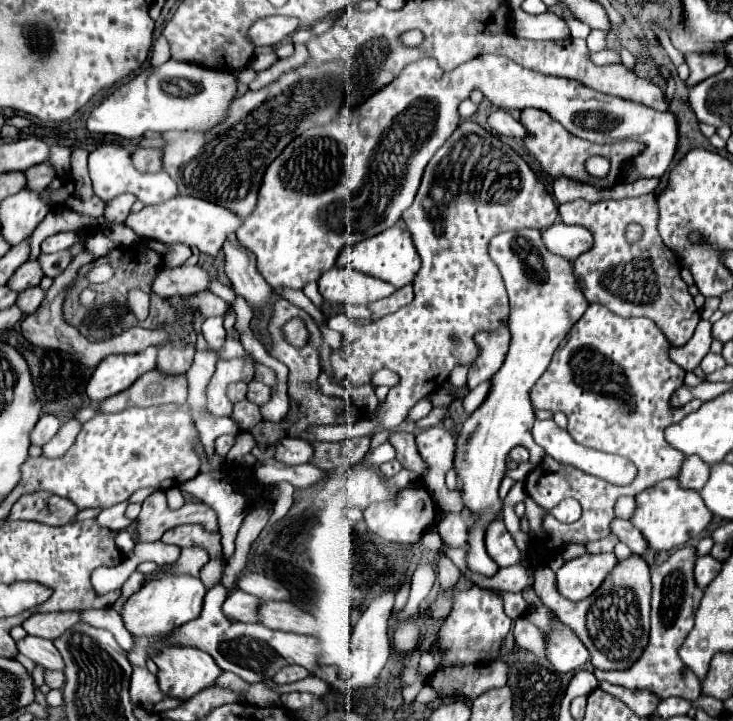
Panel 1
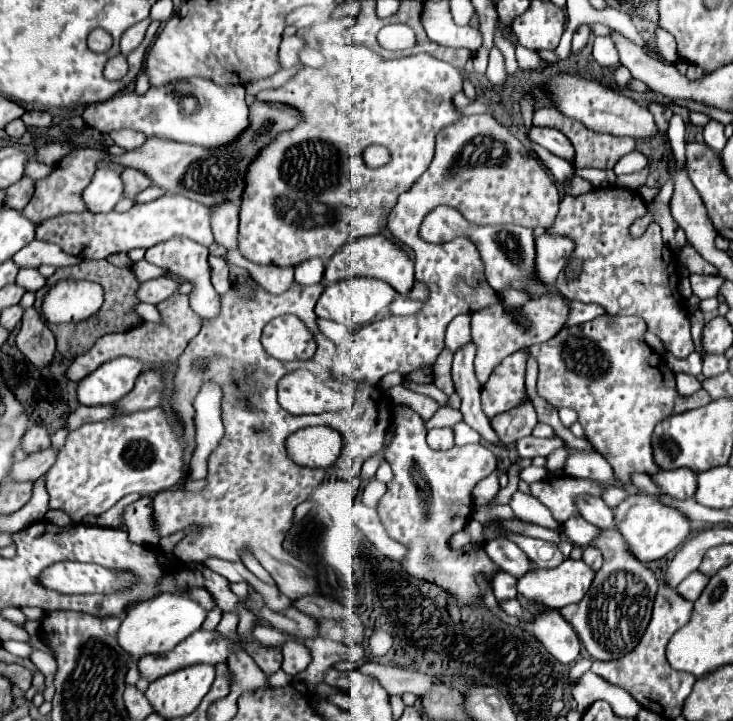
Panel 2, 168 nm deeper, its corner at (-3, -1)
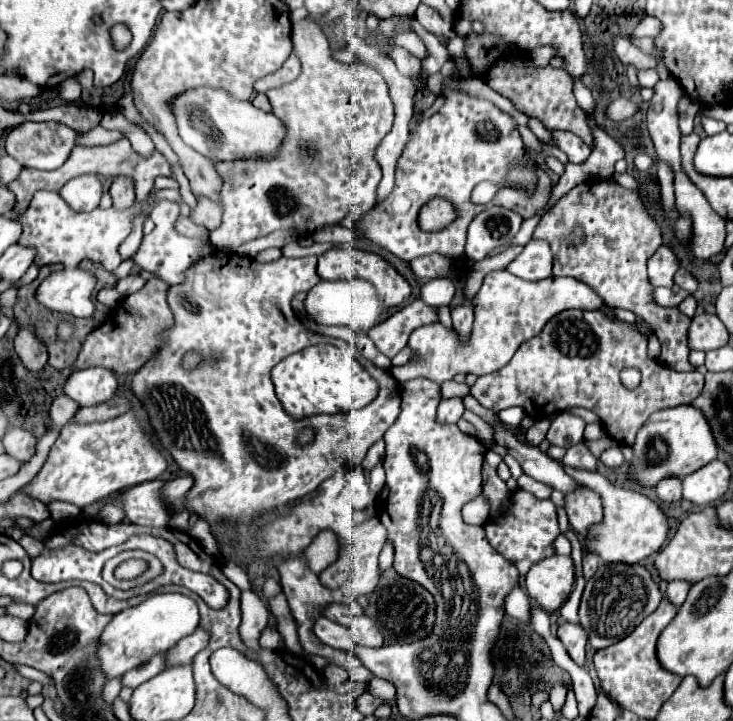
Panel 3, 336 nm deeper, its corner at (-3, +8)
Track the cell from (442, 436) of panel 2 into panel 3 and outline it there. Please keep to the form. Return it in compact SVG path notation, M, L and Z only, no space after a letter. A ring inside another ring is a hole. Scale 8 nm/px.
M453 397L453 399L445 399L439 403L439 409L437 409L437 421L443 423L443 425L453 425L461 419L465 407L461 403L459 397Z

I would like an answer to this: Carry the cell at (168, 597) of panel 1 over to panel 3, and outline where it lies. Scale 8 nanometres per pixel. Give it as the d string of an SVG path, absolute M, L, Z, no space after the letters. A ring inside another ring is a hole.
M183 593L151 595L137 607L123 609L121 613L117 613L111 625L105 627L101 635L101 667L105 669L105 675L109 679L123 675L129 669L149 661L149 657L175 647L183 637L193 633L197 625L199 607L191 597Z

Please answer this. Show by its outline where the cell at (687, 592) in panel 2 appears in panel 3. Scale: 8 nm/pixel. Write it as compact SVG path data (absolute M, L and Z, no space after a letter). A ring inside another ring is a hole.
M679 579L679 581L671 581L669 587L667 587L667 597L669 597L669 601L673 601L675 605L681 605L681 603L685 601L689 589L691 589L691 583L689 583L689 581L681 581L681 579Z

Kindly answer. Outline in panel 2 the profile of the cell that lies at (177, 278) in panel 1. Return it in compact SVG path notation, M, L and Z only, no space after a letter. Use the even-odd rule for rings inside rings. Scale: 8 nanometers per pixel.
M159 276L159 278L147 280L147 282L143 282L137 288L137 300L139 302L159 304L165 298L169 298L171 294L175 294L177 292L177 286L179 286L179 282L173 280L173 278L169 278L169 276Z

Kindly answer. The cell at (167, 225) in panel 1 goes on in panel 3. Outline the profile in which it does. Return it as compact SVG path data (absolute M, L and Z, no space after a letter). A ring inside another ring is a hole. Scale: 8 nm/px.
M161 189L151 193L145 201L137 201L131 207L119 211L115 207L111 209L95 209L91 213L77 213L73 209L69 209L69 205L51 191L37 191L29 209L23 215L17 215L15 211L11 211L11 215L21 221L23 225L23 233L19 243L25 247L35 247L39 251L37 261L39 265L47 265L47 263L79 263L81 259L91 259L95 263L103 263L105 269L114 271L122 262L118 252L118 247L129 237L129 233L133 231L133 223L139 215L149 217L153 207L157 205L159 199L171 201L171 203L181 203L181 195L177 189Z

